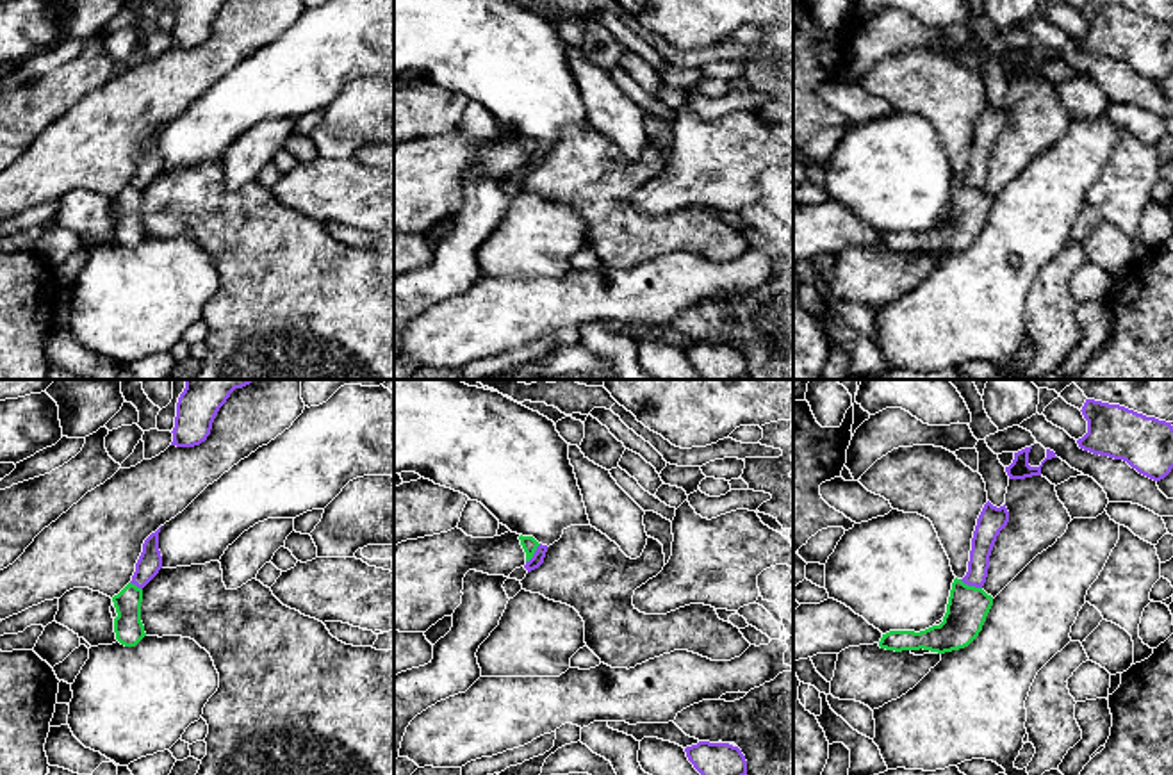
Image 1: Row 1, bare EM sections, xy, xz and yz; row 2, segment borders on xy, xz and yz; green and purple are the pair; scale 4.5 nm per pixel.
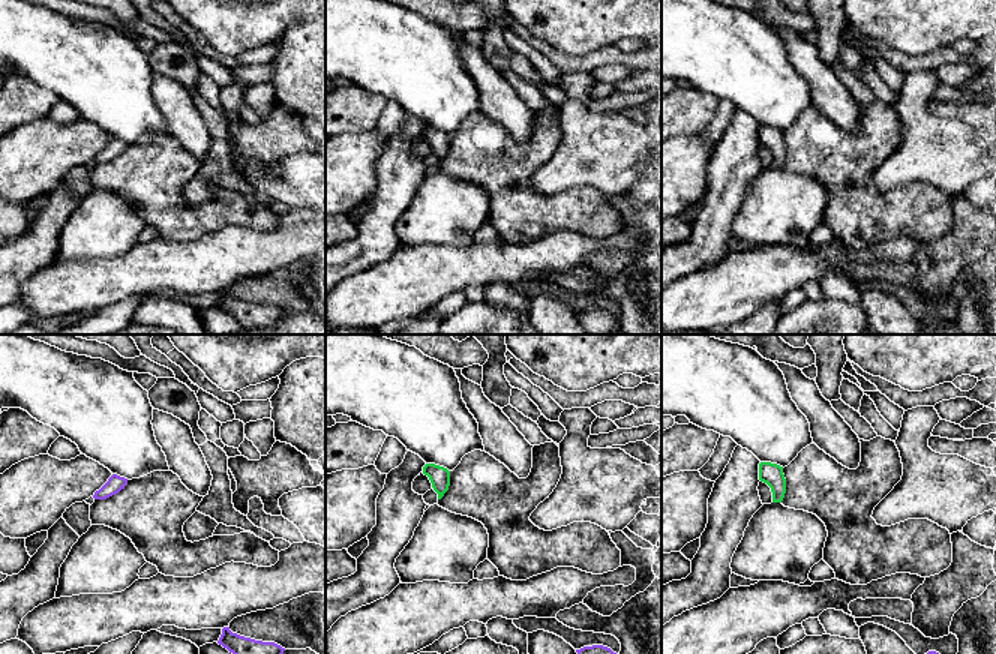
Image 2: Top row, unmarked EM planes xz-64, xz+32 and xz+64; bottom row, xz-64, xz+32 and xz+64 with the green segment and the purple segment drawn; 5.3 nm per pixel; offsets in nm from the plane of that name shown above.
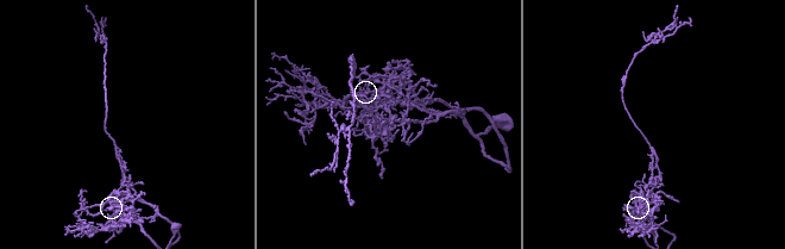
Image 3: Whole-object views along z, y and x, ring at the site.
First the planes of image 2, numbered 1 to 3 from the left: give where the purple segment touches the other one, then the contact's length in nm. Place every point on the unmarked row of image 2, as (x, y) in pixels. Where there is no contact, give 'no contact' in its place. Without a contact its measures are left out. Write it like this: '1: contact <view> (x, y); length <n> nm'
1: no contact
2: no contact
3: no contact

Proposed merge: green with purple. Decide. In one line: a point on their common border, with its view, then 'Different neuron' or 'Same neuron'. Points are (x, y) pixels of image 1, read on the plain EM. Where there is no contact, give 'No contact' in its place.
Touches green at yz (970, 187). Different neuron

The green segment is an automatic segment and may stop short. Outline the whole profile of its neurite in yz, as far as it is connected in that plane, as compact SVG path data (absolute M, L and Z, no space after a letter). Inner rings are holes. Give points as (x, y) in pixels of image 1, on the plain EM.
M954 180L947 214L939 226L925 232L890 232L882 235L879 248L886 251L931 251L938 255L968 248L982 232L993 198L982 189L968 187Z

